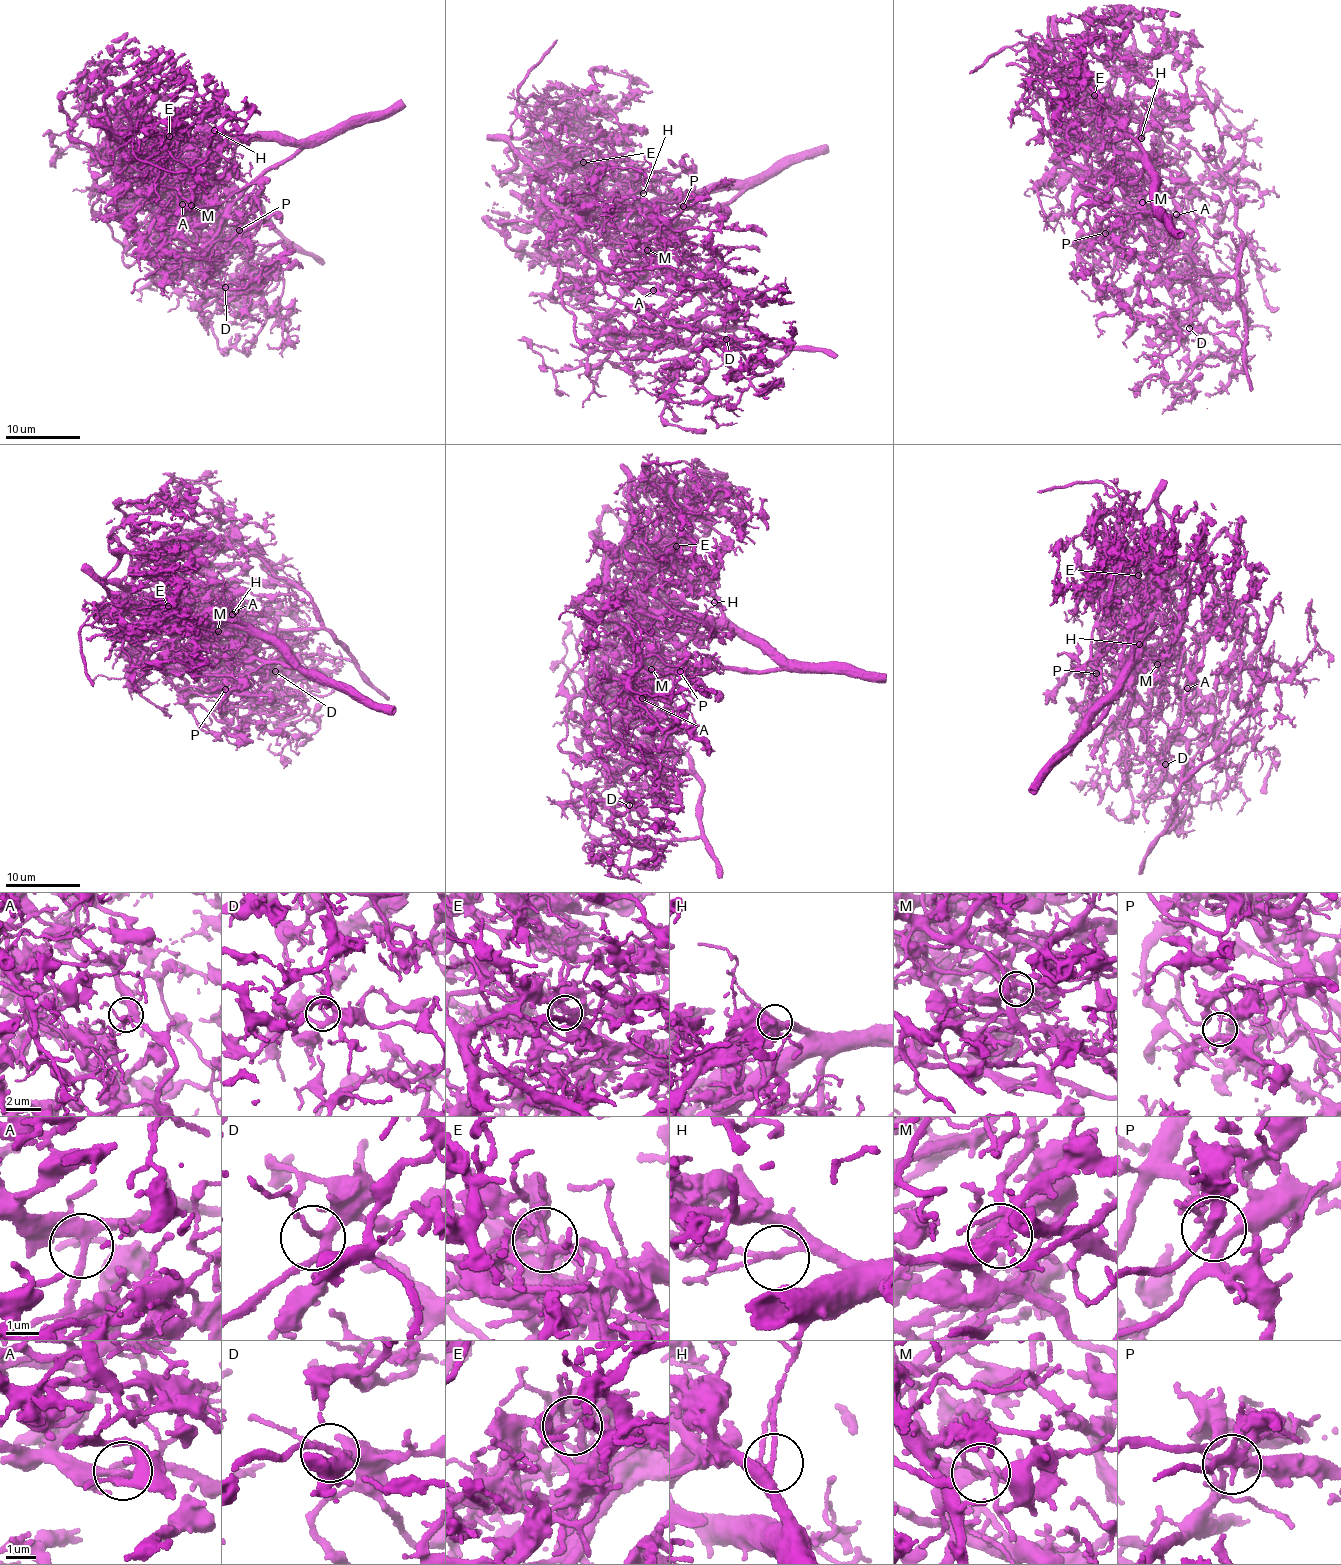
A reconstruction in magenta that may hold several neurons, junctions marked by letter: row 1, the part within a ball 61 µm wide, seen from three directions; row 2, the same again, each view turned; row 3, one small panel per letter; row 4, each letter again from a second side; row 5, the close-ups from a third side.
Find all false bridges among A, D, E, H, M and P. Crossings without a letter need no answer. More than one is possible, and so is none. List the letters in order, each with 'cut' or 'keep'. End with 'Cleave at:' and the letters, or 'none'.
A: keep
D: keep
E: cut
H: keep
M: cut
P: cut
Cleave at: E, M, P

